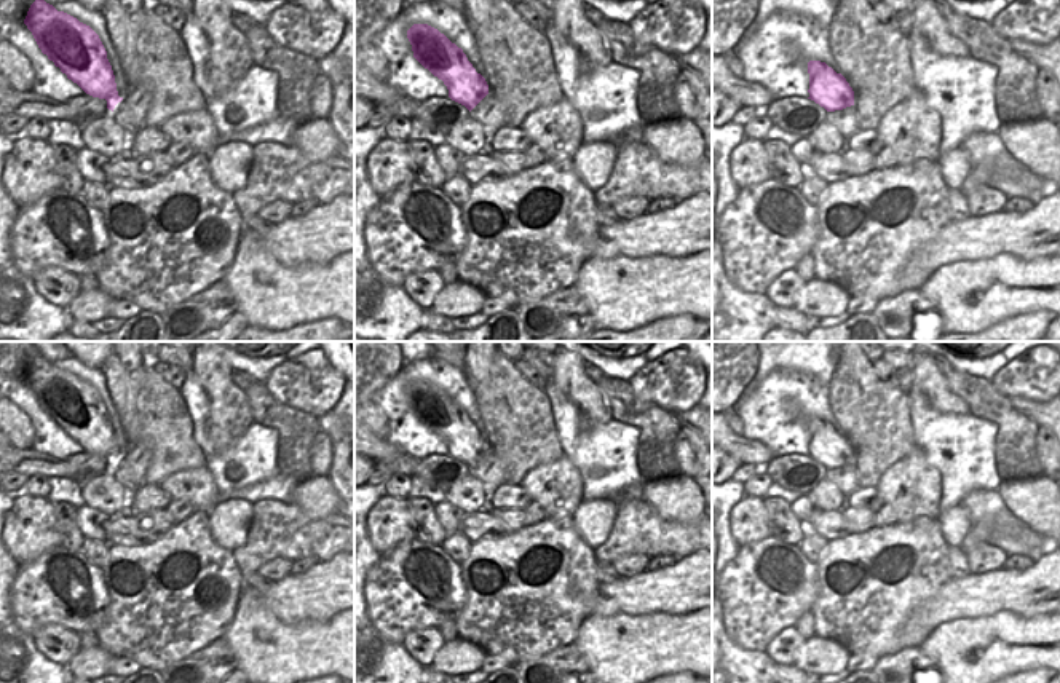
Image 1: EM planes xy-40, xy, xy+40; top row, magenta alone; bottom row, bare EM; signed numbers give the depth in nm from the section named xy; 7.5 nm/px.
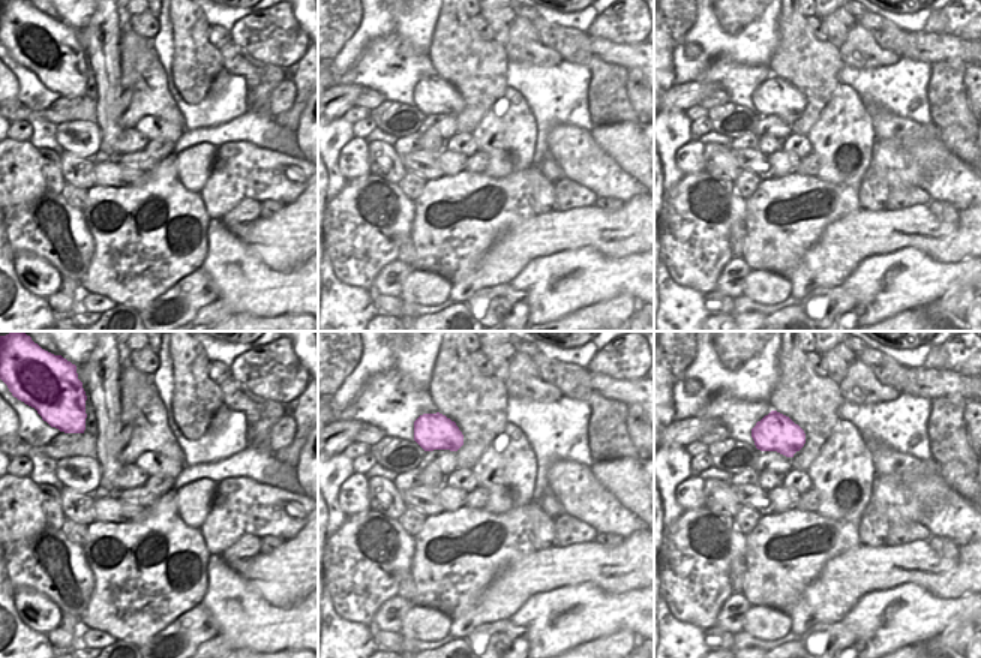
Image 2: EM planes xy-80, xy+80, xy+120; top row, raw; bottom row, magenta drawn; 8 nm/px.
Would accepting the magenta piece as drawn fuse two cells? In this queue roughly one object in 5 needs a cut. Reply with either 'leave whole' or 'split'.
leave whole

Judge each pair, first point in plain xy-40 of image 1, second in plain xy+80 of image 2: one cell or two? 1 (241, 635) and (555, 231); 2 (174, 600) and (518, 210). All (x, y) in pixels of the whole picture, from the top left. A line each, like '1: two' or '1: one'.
1: two
2: one

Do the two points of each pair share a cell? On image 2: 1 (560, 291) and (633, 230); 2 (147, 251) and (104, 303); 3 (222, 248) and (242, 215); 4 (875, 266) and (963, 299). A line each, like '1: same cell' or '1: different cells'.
1: different cells
2: different cells
3: different cells
4: different cells

